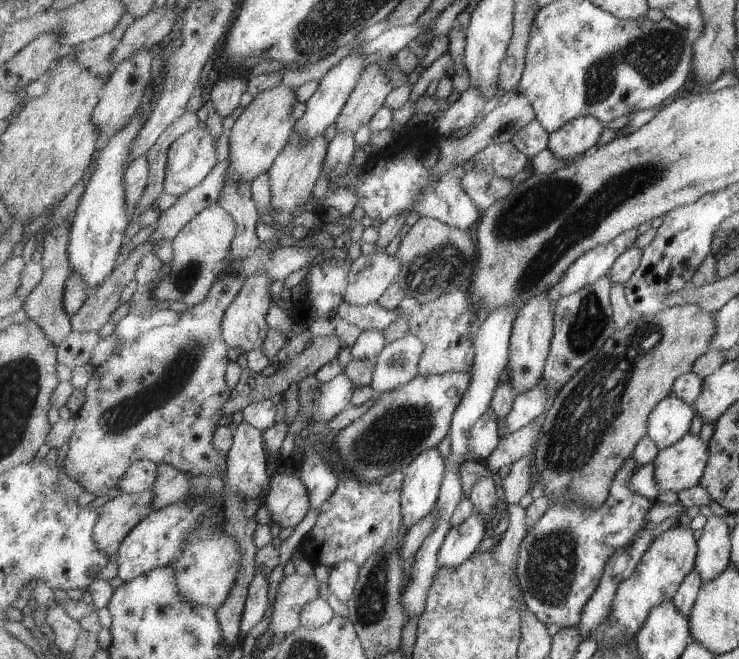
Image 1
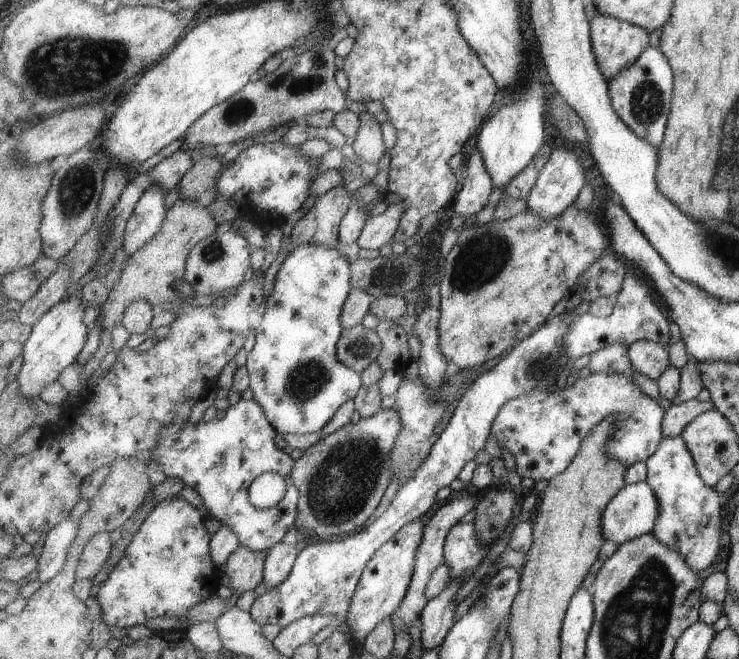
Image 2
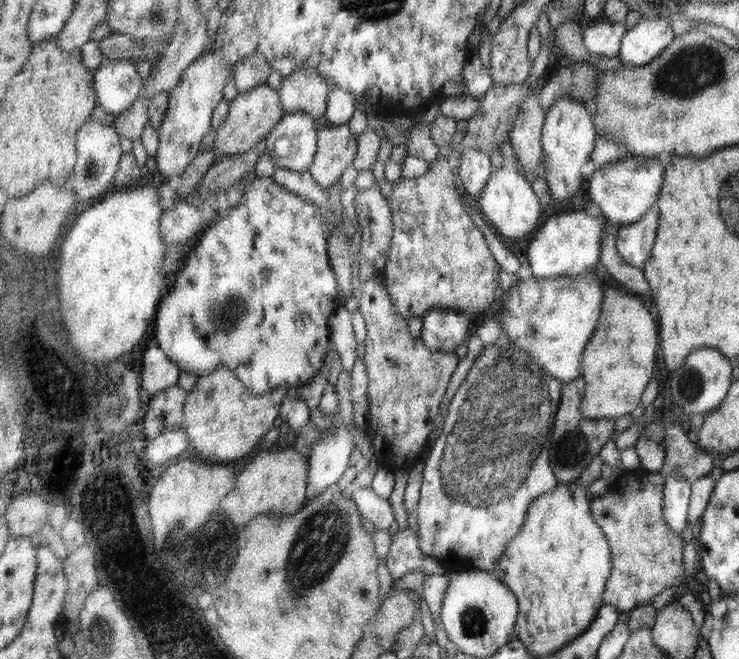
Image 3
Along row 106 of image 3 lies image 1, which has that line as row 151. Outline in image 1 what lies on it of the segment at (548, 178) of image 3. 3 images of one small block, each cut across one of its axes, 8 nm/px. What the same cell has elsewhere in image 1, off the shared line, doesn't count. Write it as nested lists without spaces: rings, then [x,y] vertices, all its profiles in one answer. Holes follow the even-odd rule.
[[[594,116],[573,119],[550,134],[548,149],[562,161],[575,161],[592,153],[598,145],[605,125]]]

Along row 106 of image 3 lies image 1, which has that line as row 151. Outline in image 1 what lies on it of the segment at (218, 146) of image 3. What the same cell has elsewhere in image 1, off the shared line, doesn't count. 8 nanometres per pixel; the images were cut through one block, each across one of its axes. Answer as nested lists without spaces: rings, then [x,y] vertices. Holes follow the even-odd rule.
[[[285,84],[266,90],[258,94],[249,106],[245,107],[240,117],[235,121],[229,135],[229,163],[228,180],[233,183],[251,183],[261,174],[268,173],[273,163],[278,159],[290,142],[291,135],[294,134],[294,126],[297,122],[291,118],[291,110],[297,102],[295,90]]]

